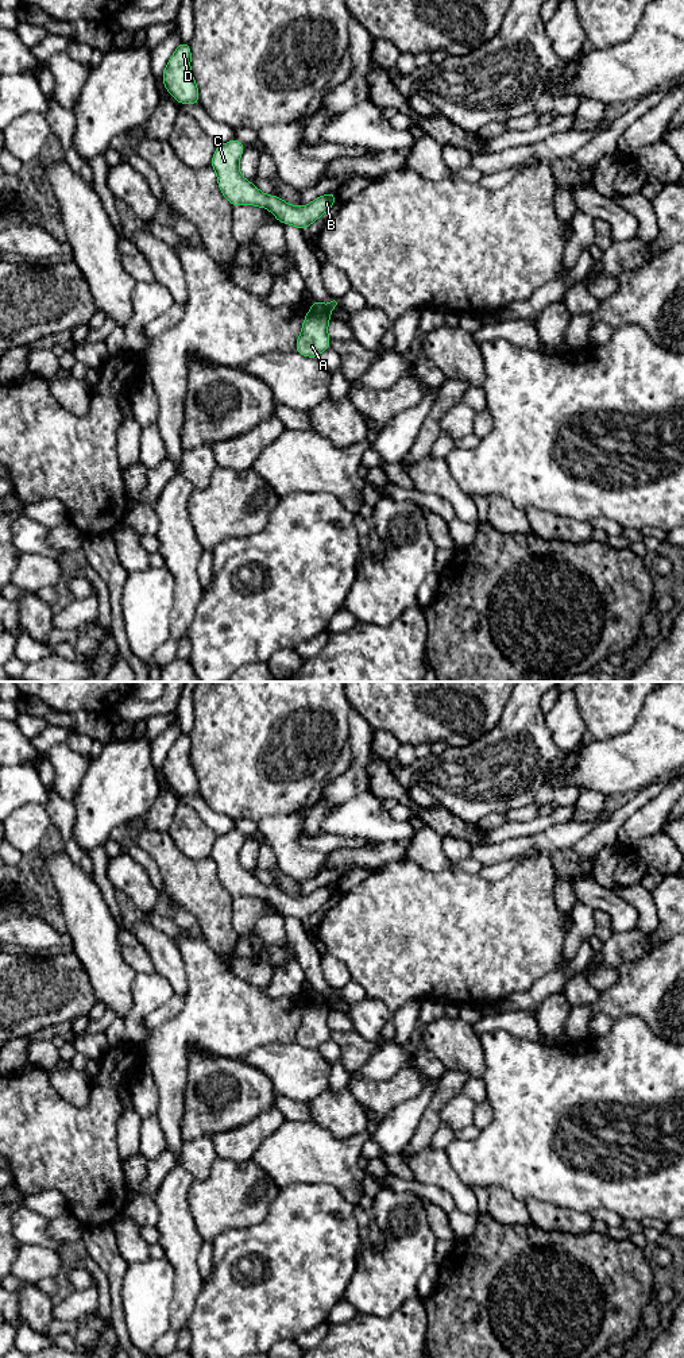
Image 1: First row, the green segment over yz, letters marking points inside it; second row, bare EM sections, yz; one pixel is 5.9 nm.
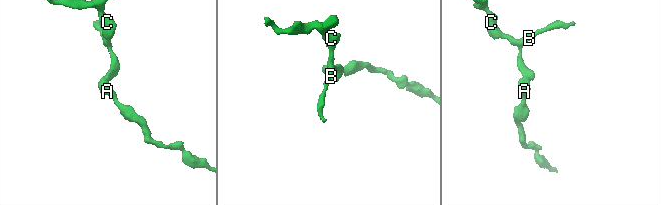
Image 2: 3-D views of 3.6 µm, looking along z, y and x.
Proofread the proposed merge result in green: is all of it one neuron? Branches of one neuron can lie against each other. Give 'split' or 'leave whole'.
split

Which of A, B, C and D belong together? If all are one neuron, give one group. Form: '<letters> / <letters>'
A / B C D

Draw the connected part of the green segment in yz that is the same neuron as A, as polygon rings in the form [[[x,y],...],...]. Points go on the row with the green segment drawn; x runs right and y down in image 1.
[[[309,309],[297,339],[295,351],[308,358],[318,358],[329,348],[331,339],[326,332],[329,320],[331,316],[326,312]]]

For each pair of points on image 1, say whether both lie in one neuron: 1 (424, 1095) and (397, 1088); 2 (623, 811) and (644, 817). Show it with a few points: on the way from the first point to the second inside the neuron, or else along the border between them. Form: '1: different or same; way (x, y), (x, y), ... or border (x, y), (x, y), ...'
1: different; border (424, 1085), (416, 1095), (400, 1102), (391, 1110)
2: different; border (659, 793), (622, 825), (618, 832), (618, 840)

